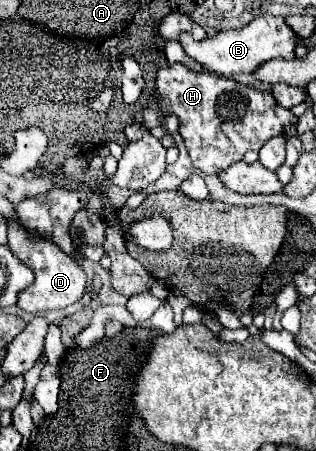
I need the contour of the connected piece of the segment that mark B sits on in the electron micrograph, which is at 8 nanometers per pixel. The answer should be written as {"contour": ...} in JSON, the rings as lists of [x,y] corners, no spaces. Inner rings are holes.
{"contour":[[[258,16],[250,24],[238,30],[224,30],[218,32],[214,38],[196,42],[192,36],[182,34],[180,44],[184,52],[200,62],[204,68],[210,68],[220,74],[232,74],[232,72],[244,72],[250,74],[254,72],[262,62],[272,60],[272,58],[284,58],[284,60],[294,60],[294,50],[300,44],[300,38],[290,32],[286,20],[282,16]]]}

